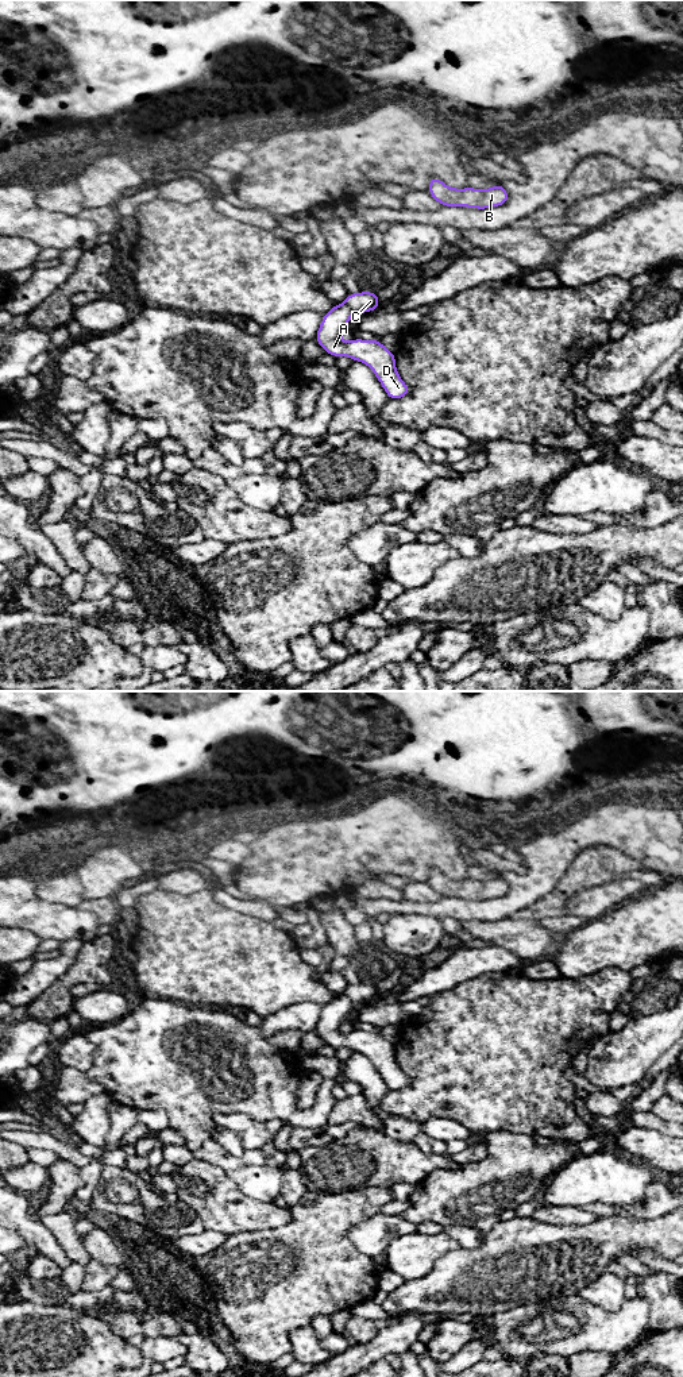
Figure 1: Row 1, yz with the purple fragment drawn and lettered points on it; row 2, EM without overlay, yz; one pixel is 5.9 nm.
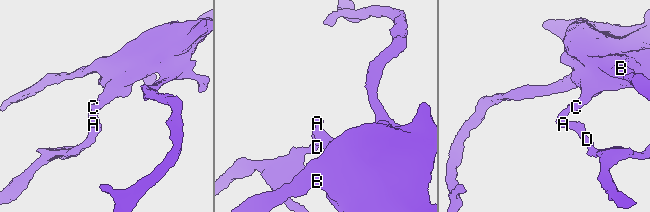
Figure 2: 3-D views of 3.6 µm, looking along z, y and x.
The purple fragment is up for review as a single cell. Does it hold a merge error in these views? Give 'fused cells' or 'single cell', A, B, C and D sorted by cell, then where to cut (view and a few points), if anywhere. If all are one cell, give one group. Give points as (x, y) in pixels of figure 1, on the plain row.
fused cells; A D / B C; cut in yz along (344, 994), (352, 1003)

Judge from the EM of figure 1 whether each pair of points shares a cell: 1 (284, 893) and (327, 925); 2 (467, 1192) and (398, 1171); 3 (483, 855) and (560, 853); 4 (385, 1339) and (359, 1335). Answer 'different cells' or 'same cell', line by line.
1: different cells
2: different cells
3: different cells
4: different cells

